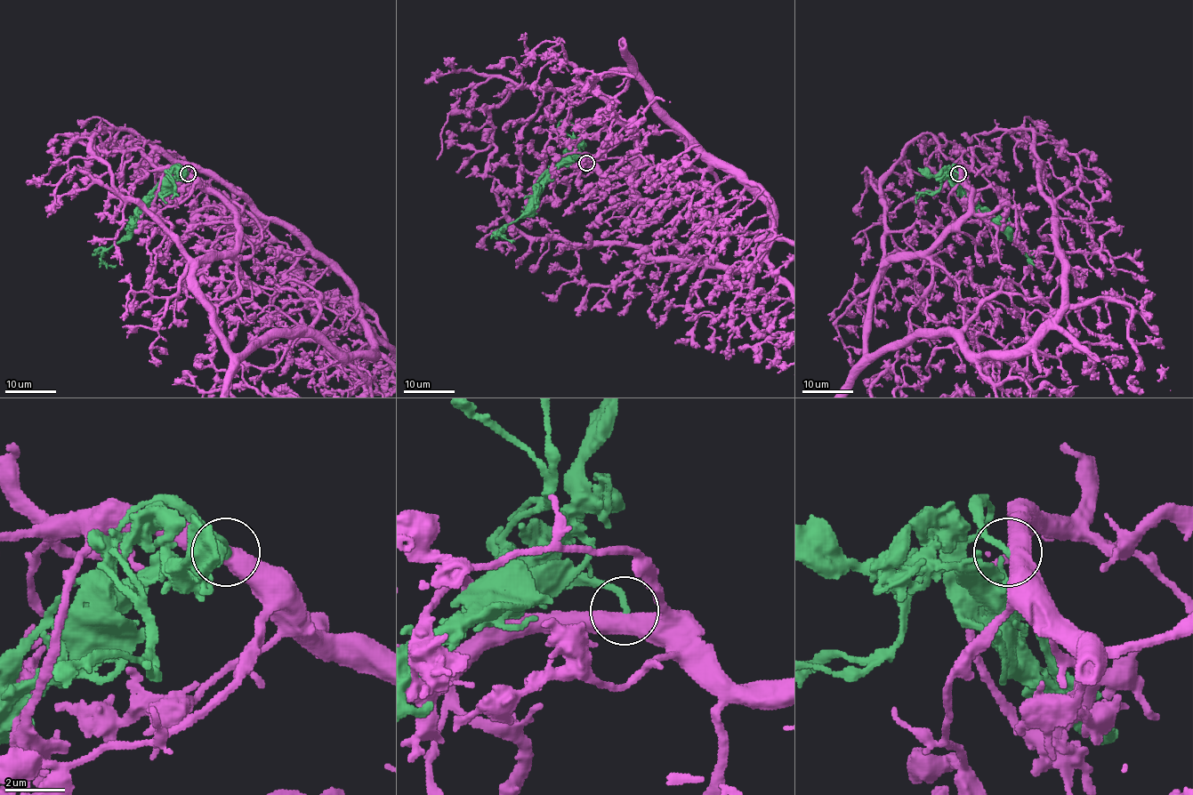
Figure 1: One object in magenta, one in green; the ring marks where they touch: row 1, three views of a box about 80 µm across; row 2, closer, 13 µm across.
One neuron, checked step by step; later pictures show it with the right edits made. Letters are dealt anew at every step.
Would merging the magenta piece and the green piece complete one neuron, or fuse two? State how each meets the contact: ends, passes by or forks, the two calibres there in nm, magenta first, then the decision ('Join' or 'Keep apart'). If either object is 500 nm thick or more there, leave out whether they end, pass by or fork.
Thickness 600 nm (magenta) against 190 nm. Keep apart

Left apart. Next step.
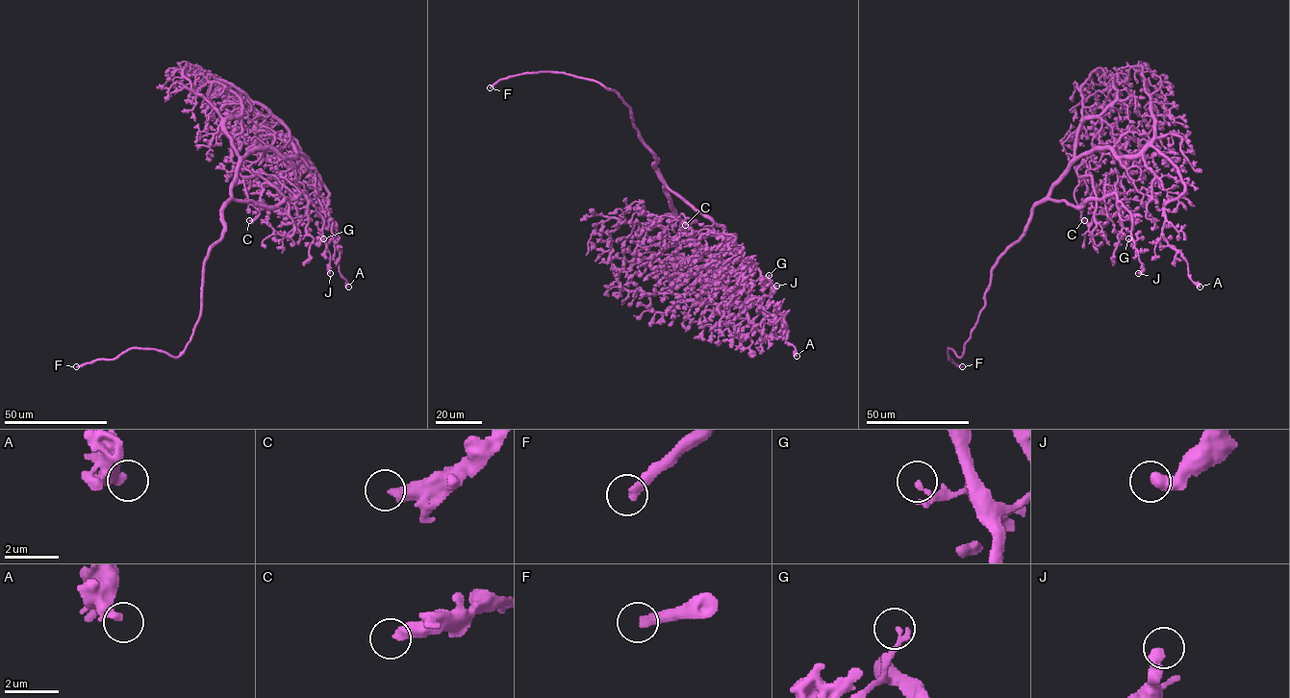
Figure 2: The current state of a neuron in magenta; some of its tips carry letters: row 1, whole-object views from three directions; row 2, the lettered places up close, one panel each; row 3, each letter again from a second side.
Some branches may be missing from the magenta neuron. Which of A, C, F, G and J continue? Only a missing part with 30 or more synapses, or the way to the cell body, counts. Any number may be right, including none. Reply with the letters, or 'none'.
F

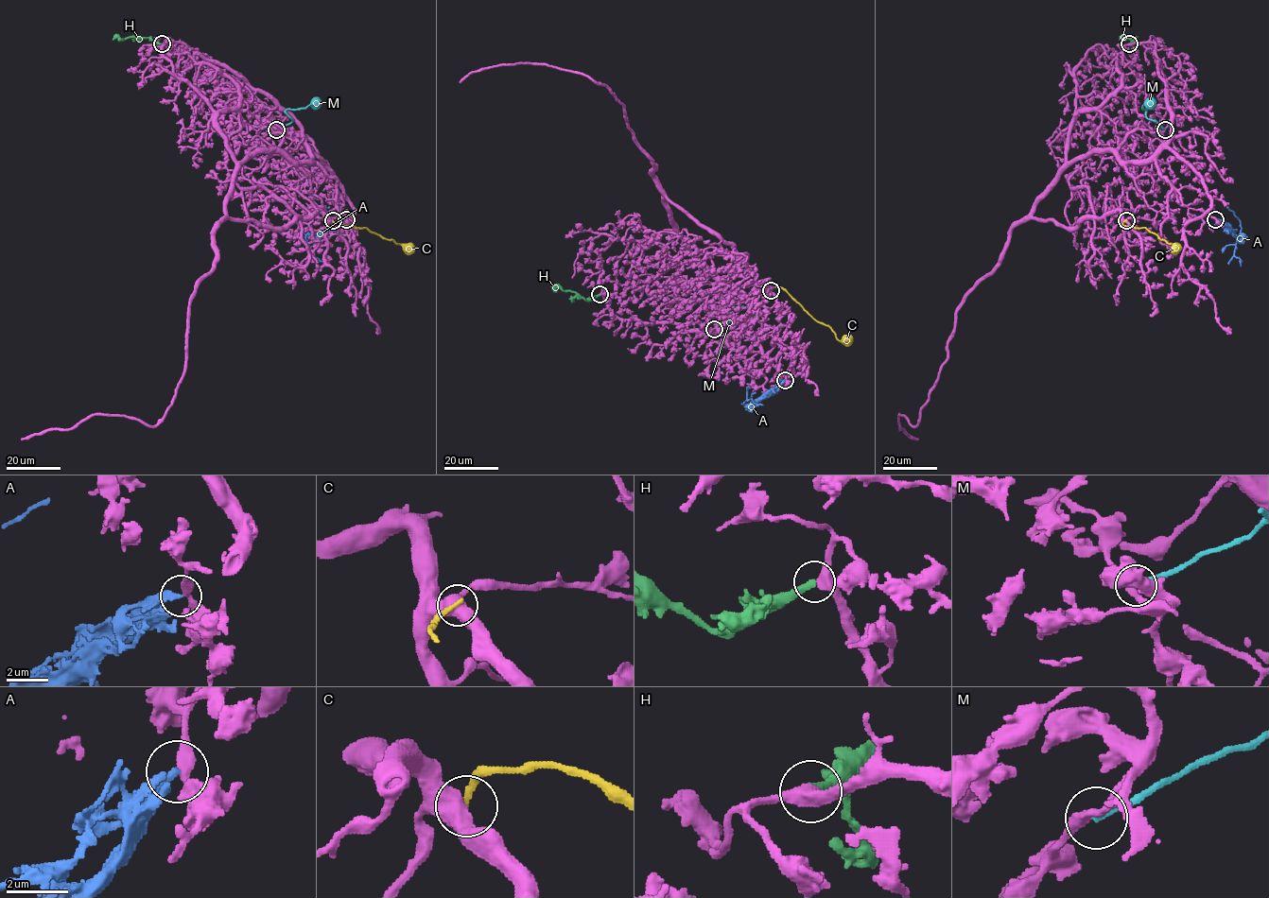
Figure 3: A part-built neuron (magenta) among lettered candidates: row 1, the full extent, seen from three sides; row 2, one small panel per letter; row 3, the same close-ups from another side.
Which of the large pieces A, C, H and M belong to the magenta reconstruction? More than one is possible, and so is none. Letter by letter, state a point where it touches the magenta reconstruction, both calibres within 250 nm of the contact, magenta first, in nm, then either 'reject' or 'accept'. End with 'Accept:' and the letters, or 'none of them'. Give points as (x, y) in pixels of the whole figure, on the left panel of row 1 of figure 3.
A: (346, 219) | 360/240 nm | reject
C: (333, 220) | 600/240 nm | reject
H: (162, 43) | 420/320 nm | accept
M: (276, 129) | 320/220 nm | reject
Accept: H

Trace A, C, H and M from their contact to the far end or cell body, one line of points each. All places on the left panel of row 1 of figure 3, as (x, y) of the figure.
A: (346, 219), (317, 235), (306, 235), (314, 257), (324, 266)
C: (333, 220), (367, 228), (413, 251)
H: (162, 43), (148, 38), (123, 40), (114, 36)
M: (275, 129), (292, 121), (285, 112), (287, 109), (306, 108), (310, 104), (316, 106), (320, 101)

